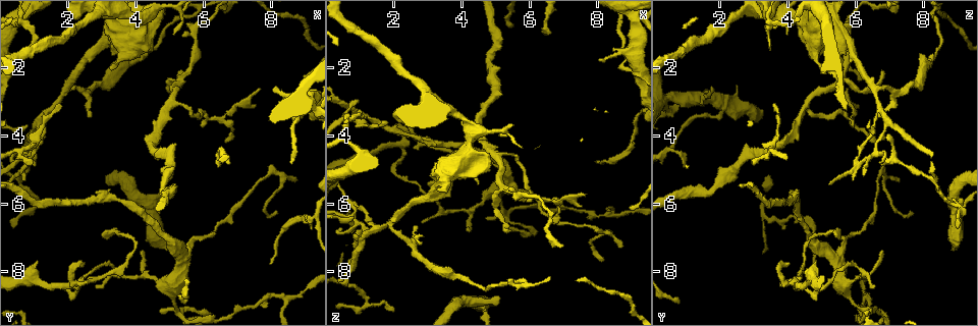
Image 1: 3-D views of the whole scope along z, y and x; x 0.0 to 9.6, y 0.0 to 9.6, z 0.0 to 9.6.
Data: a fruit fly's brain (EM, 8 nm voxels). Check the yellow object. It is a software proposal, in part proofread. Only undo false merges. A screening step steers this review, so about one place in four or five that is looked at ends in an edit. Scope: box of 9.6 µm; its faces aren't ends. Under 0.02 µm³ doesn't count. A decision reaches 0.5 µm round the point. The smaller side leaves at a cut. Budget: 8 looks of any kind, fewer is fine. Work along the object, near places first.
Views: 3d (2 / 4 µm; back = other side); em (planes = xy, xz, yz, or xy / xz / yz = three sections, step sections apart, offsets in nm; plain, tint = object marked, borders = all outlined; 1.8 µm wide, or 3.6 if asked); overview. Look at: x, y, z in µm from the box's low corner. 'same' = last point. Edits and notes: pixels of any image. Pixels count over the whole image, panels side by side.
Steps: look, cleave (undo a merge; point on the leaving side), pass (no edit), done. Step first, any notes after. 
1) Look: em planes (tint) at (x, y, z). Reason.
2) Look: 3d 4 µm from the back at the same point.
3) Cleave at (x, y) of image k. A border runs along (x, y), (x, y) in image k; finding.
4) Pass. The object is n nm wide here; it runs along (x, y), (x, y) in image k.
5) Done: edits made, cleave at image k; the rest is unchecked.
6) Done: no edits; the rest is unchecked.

Look: 3d 4 µm at (0.80, 4.80, 6.10). Touches itself.

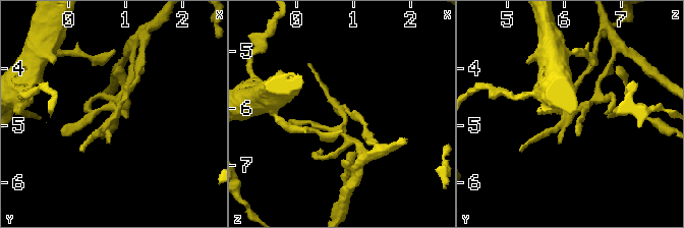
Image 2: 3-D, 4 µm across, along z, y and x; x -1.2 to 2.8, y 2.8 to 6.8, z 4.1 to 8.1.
Look: em planes (tint) at (0.80, 4.75, 6.15). Shape alone is not enough.

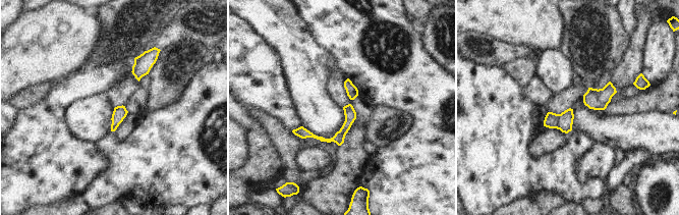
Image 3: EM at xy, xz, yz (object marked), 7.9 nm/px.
Pass. It runs along (353, 114), (335, 139), (296, 131) in image 3; continuous, no second neuron.

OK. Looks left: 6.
Look: em planes (tint) at (1.05, 4.25, 3.50). A fork.

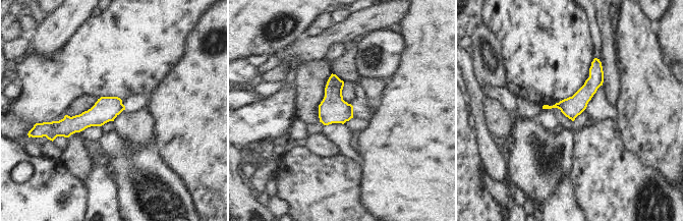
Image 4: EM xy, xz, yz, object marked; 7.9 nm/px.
Pass. It runs along (121, 107), (77, 123), (55, 123) in image 4; one neuron here.

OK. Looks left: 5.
Look: em 3.6 µm xz step 4 (tint) at (1.90, 2.60, 6.50). Branch point.

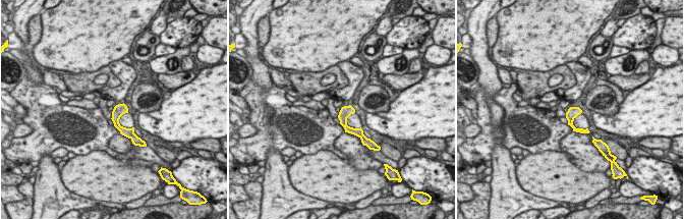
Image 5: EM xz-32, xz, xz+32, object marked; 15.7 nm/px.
Look: em 3.6 µm planes (tint) at the same point. Another direction.

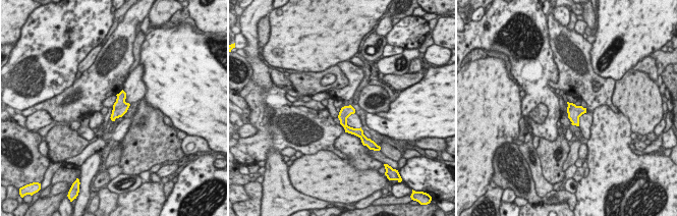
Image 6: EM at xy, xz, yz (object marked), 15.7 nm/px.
Pass. All the same neuron.

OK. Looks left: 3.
Look: 3d 4 µm at (3.80, 8.20, 6.20). Thin neck.

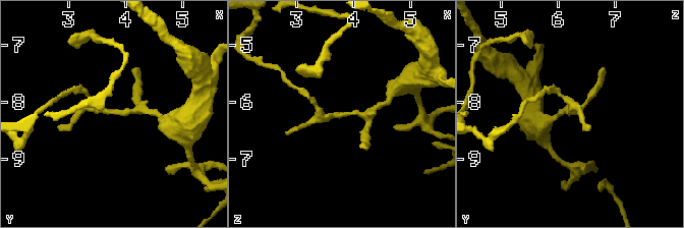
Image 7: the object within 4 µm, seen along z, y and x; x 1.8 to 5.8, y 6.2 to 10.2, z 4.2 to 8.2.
Look: em planes (tint) at (3.80, 8.15, 6.15).

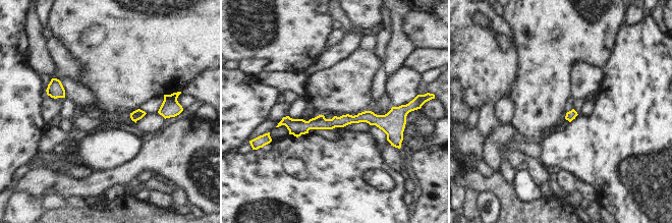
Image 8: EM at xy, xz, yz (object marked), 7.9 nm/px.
Pass. It runs along (396, 109), (386, 119), (283, 122) in image 8; one neuron here.

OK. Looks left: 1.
Done: no edits; the rest is unchecked.

